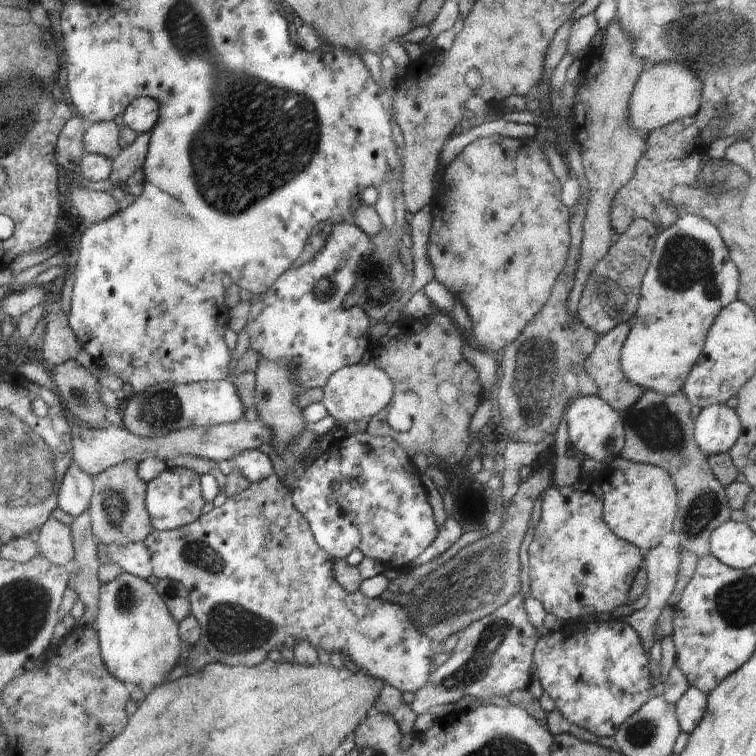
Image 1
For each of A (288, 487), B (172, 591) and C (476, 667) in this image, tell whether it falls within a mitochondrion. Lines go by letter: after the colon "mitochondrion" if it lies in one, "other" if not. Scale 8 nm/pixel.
A: other
B: mitochondrion
C: mitochondrion

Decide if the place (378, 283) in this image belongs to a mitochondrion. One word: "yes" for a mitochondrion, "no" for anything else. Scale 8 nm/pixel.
yes

